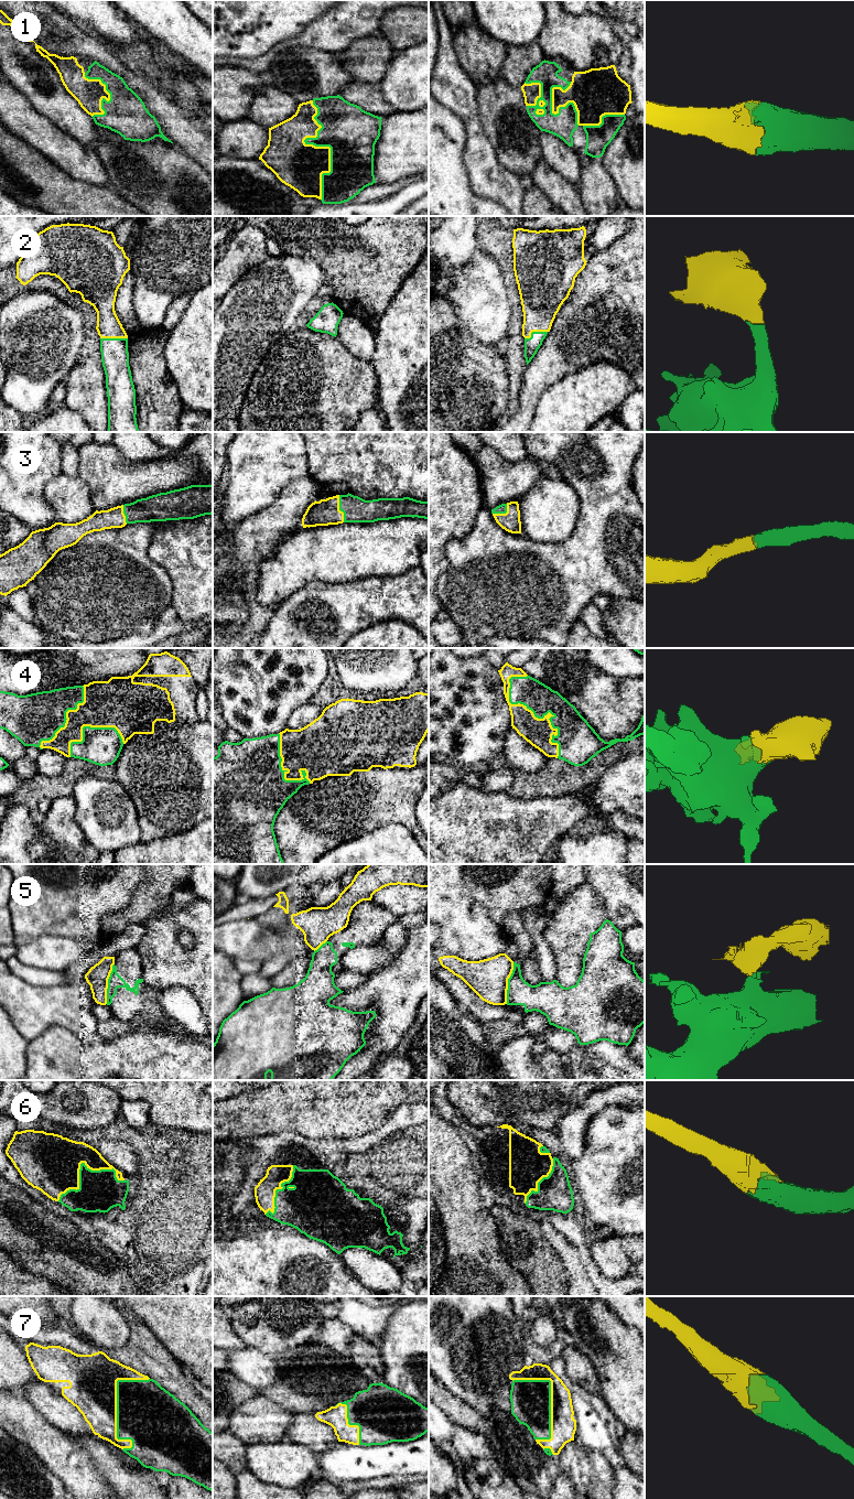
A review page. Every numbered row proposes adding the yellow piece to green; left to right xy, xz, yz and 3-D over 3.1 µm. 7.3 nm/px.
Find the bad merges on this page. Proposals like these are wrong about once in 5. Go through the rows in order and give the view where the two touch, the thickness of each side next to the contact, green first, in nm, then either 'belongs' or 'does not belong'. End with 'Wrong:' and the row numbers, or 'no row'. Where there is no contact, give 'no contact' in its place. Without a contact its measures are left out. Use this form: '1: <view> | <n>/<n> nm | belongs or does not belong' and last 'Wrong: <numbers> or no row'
1: xz | 380/340 nm | belongs
2: xy | 200/180 nm | belongs
3: xz | 190/190 nm | belongs
4: yz | 240/200 nm | belongs
5: yz | 200/280 nm | does not belong
6: xy | 300/420 nm | belongs
7: xy | 440/360 nm | belongs
Wrong: 5

